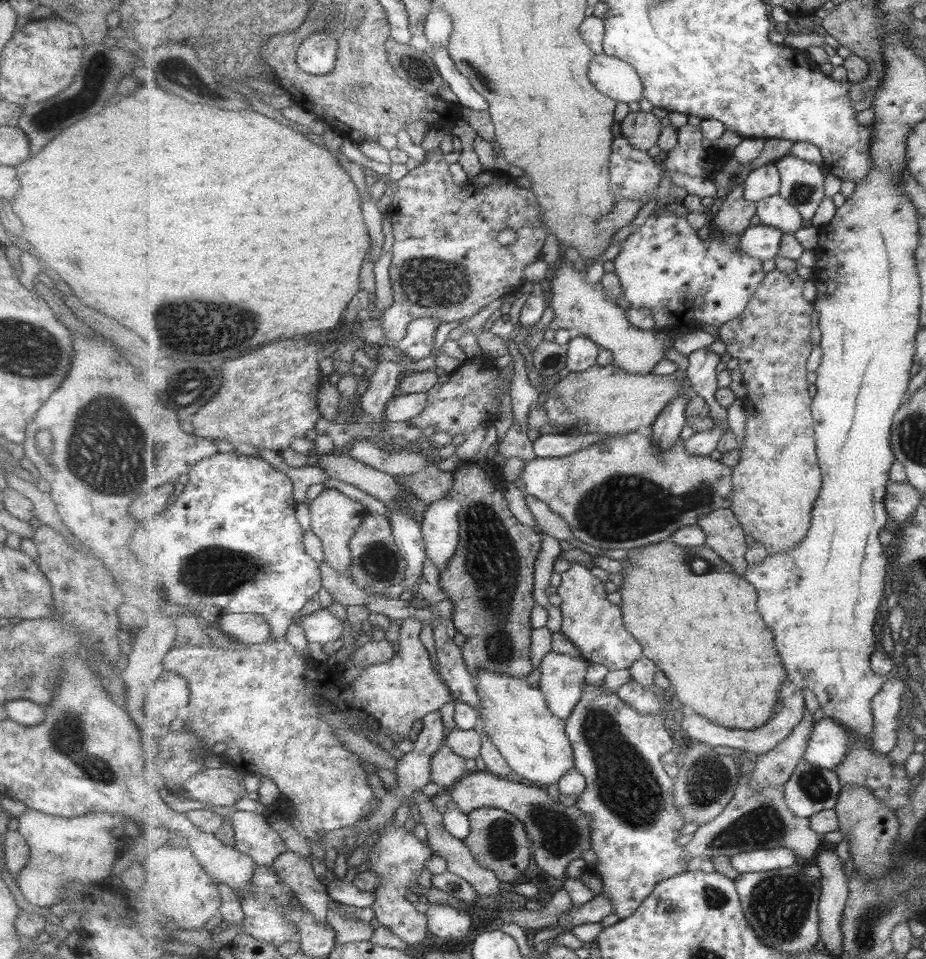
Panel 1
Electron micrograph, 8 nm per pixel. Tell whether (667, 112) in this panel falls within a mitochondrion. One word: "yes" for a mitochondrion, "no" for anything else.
no

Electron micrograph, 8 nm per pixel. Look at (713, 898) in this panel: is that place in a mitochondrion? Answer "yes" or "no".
yes

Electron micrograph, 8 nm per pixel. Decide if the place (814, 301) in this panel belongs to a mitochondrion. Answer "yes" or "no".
no

